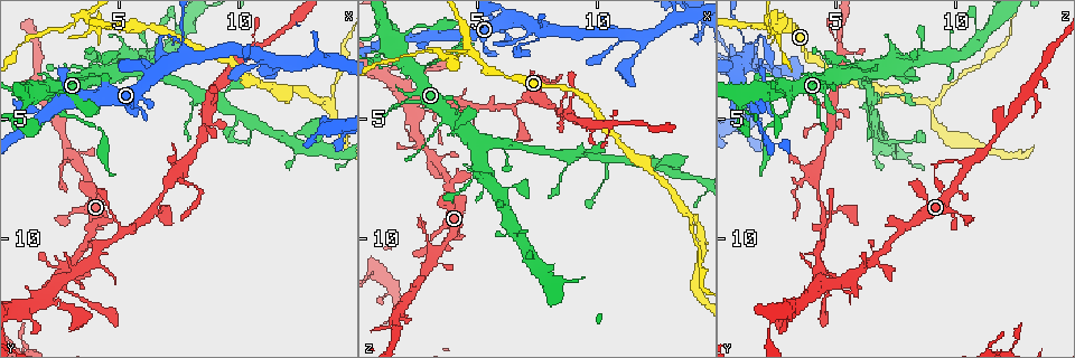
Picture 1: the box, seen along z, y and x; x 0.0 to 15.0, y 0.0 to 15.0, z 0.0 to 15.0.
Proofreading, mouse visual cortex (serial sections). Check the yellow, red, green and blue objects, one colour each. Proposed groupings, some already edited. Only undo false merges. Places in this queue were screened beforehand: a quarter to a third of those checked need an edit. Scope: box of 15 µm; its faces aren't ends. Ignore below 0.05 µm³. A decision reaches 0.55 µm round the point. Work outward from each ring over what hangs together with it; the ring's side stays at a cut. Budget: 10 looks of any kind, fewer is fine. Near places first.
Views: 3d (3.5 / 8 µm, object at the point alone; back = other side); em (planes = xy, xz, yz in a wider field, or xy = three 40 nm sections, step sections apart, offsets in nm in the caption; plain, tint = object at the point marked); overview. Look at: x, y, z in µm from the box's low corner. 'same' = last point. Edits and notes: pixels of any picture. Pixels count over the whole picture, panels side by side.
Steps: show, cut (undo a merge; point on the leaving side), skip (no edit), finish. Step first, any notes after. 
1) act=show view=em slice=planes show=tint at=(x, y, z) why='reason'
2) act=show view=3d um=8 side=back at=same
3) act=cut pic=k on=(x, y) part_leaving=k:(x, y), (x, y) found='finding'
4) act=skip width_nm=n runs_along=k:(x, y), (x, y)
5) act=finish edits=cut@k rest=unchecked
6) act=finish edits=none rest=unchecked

act=show view=3d um=3.5 at=(1.1, 4.4, 0.9) why='looks like a crossing'

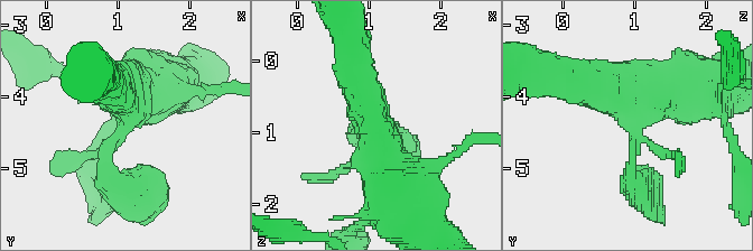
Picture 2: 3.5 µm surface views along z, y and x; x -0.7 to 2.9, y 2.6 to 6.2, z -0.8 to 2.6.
act=show view=em slice=xy step=1 show=plain at=(1.00, 4.50, 1.00) arms=4 arm_widths_nm=100,250,500,700

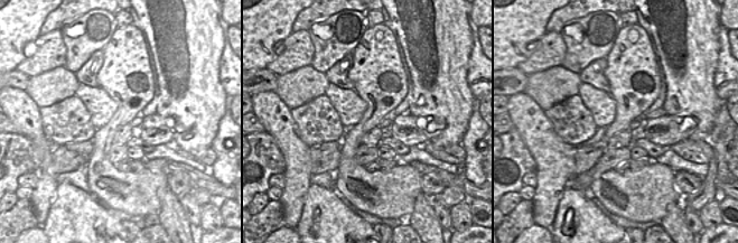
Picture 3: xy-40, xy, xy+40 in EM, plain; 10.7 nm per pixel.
act=show view=em slice=xy step=1 show=tint at=same why='with the object marked'

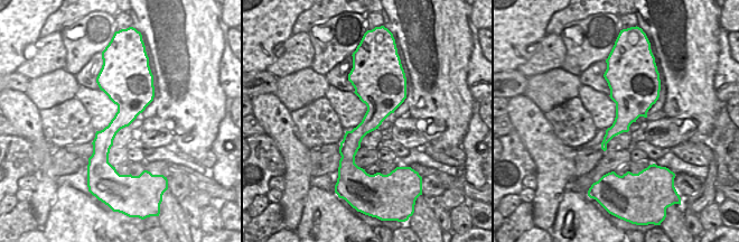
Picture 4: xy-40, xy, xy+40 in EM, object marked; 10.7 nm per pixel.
act=skip runs_along=2:(687, 86), (635, 114), (635, 186) found='all the same cell'

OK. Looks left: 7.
act=show view=3d um=3.5 at=(6.1, 1.1, 3.3) why='thin neck'

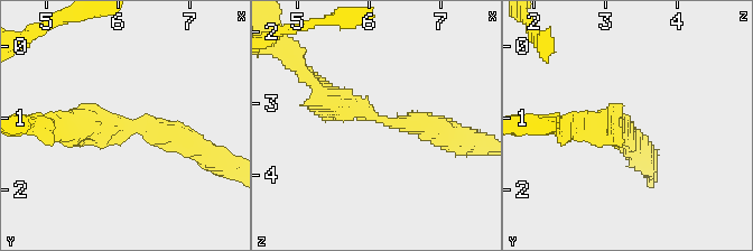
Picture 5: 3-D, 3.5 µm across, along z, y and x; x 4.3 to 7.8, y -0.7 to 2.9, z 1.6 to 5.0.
act=skip runs_along=5:(446, 133), (336, 105), (315, 85) found='one cell here'

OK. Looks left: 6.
act=show view=3d um=8 at=(6.3, 8.9, 4.6)

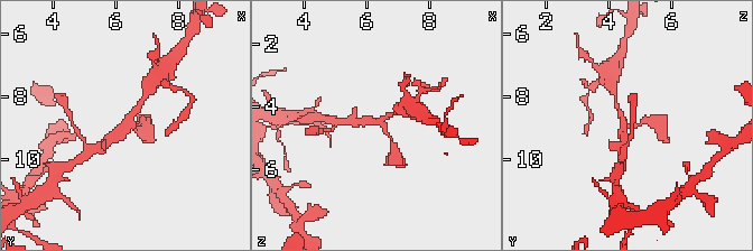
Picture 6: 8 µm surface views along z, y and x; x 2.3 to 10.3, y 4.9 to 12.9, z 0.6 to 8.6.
act=show view=3d um=3.5 at=(6.2, 8.8, 4.5) why='zoom in'

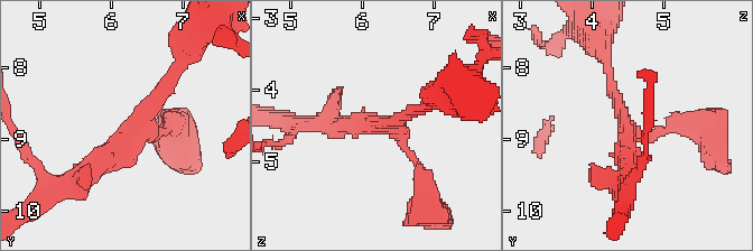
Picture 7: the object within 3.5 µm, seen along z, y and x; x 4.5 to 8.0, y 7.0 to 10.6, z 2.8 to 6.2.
act=show view=em slice=planes show=tint at=(6.25, 8.90, 4.50) why='need the tissue'

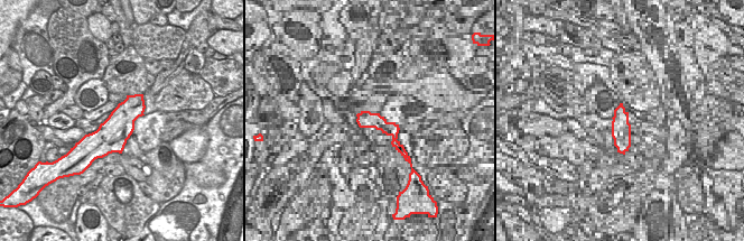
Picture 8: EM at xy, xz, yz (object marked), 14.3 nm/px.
act=skip arm_widths_nm=150,150,300 runs_along=7:(71, 180), (133, 129), (170, 74) found='continuous, no second cell'

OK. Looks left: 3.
act=show view=3d um=3.5 at=(8.2, 7.9, 3.4) why='abrupt turn'

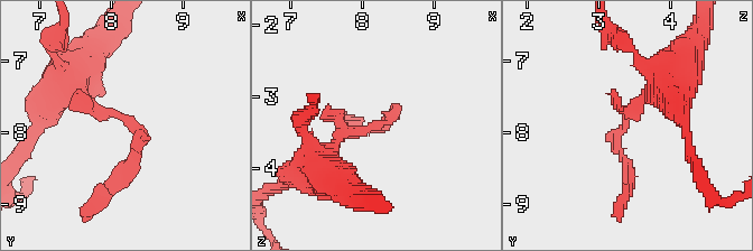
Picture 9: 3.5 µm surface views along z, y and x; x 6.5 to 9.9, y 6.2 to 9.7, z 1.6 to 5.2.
act=show view=em slice=xy step=5 show=plain at=(8.25, 7.90, 3.40) why='now the EM'

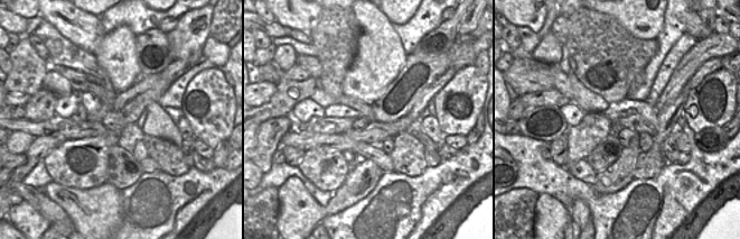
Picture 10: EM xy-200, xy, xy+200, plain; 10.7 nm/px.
act=show view=em slice=xy step=5 show=tint at=same why='with the object marked'

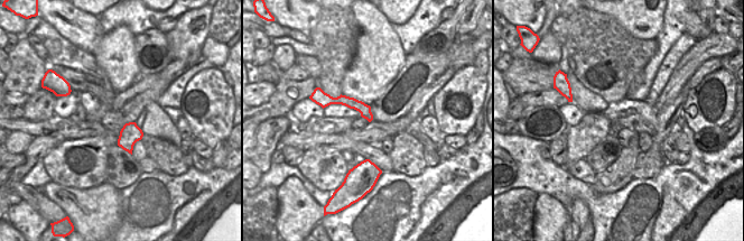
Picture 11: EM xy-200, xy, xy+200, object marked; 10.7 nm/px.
act=cut pic=9 on=(130, 160) found='two cells meet here'

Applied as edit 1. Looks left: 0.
act=finish edits=cut@9 rest=unchecked

